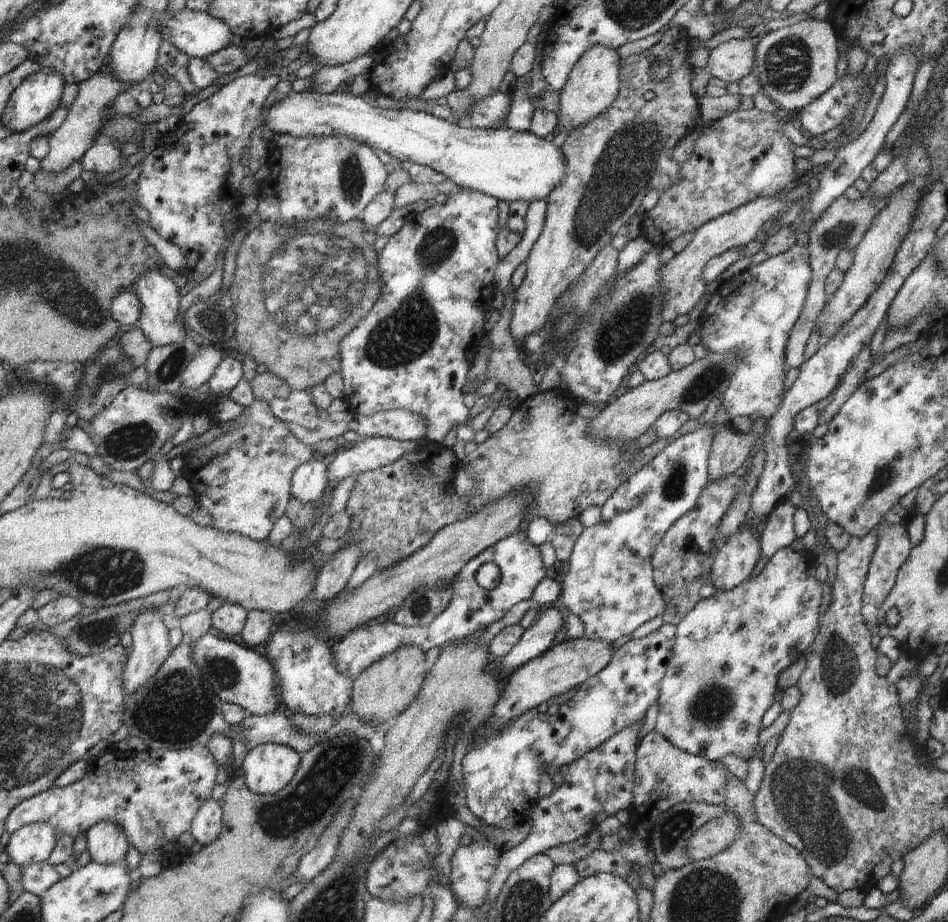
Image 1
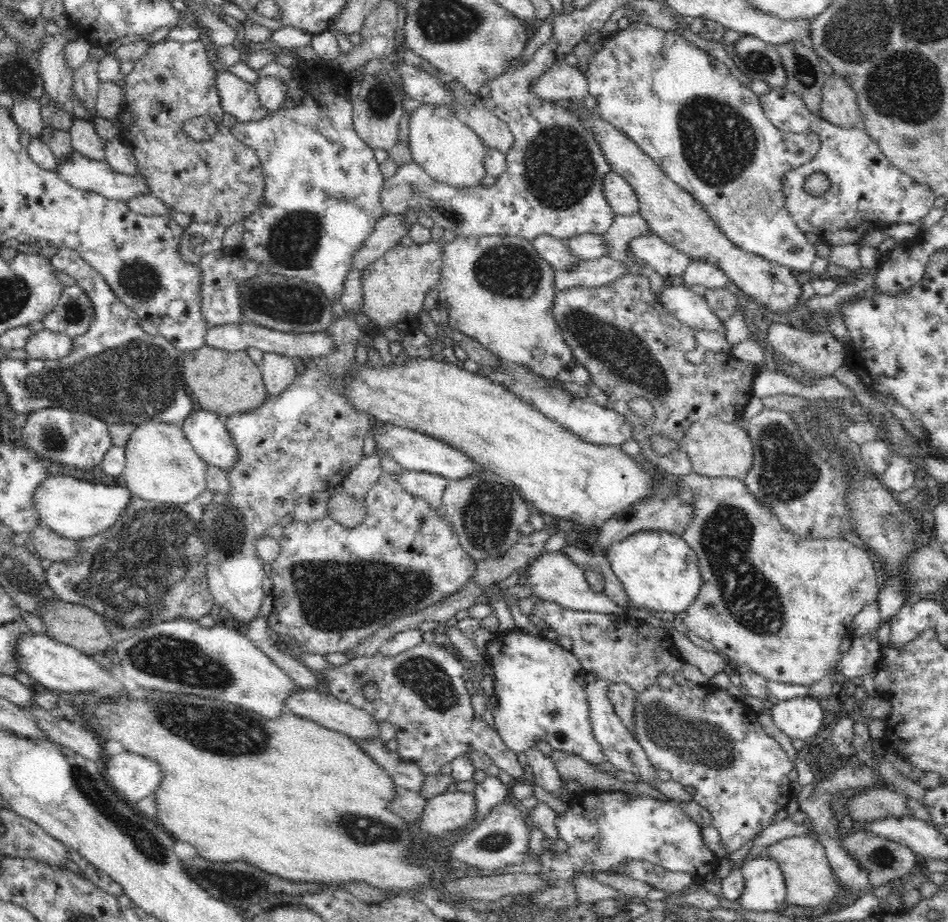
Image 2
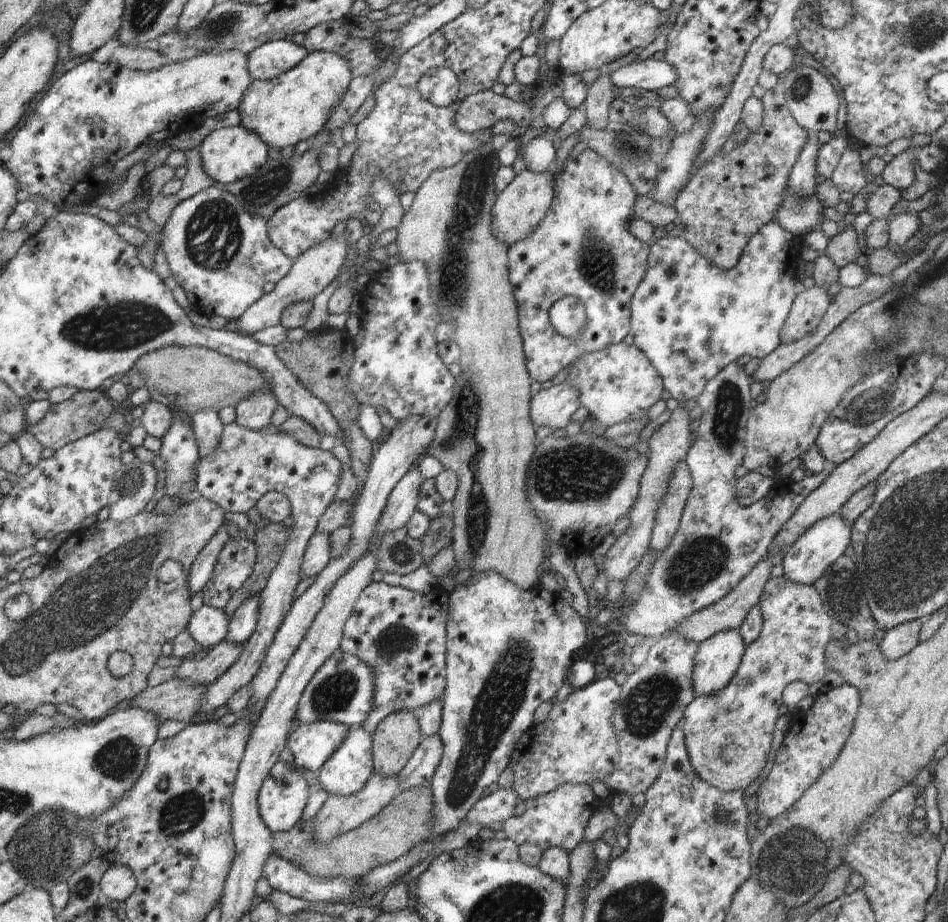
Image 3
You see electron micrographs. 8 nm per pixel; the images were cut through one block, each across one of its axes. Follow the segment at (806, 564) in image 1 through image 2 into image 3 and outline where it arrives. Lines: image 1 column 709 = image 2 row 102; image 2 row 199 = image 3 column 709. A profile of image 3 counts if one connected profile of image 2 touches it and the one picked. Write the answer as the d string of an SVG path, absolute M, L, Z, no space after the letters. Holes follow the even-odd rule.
M784 577L768 579L759 605L763 616L762 632L750 646L745 646L740 668L724 690L692 700L684 710L681 723L692 768L710 786L726 792L744 790L762 774L770 753L774 725L780 716L778 710L783 704L784 688L792 682L810 685L822 681L828 672L825 665L828 642L837 638L842 646L848 646L848 628L824 610L814 585L796 584Z

